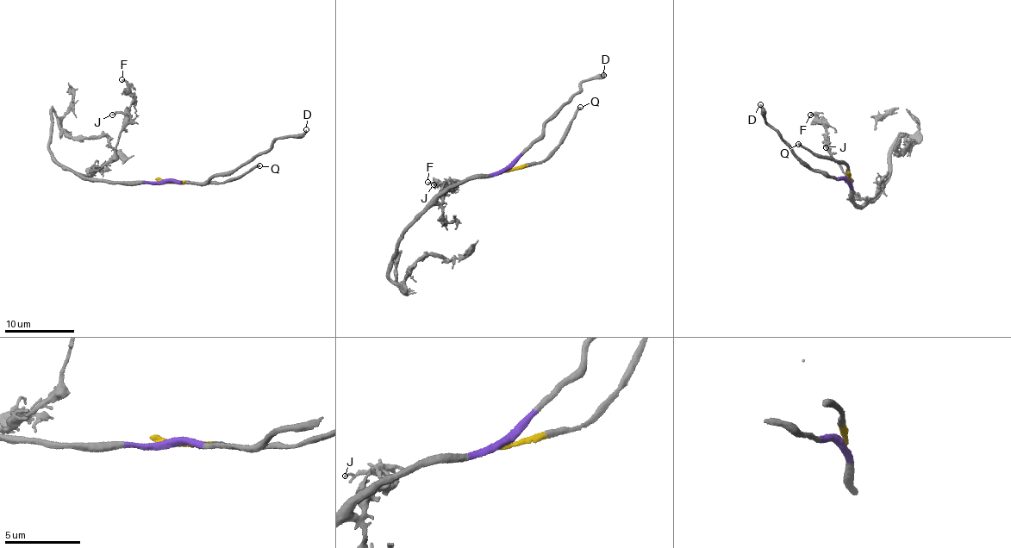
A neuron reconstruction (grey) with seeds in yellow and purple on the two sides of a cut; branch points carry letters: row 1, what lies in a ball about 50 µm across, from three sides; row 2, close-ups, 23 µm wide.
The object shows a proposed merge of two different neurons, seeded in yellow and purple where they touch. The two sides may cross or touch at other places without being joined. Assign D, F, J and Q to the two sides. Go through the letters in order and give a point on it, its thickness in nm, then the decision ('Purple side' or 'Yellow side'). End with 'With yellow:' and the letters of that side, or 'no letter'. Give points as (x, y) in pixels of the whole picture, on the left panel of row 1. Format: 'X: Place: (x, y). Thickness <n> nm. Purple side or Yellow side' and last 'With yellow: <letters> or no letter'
D: Place: (306, 129). Thickness 300 nm. Purple side
F: Place: (121, 79). Thickness 190 nm. Purple side
J: Place: (112, 115). Thickness 110 nm. Purple side
Q: Place: (259, 165). Thickness 240 nm. Yellow side
With yellow: Q

